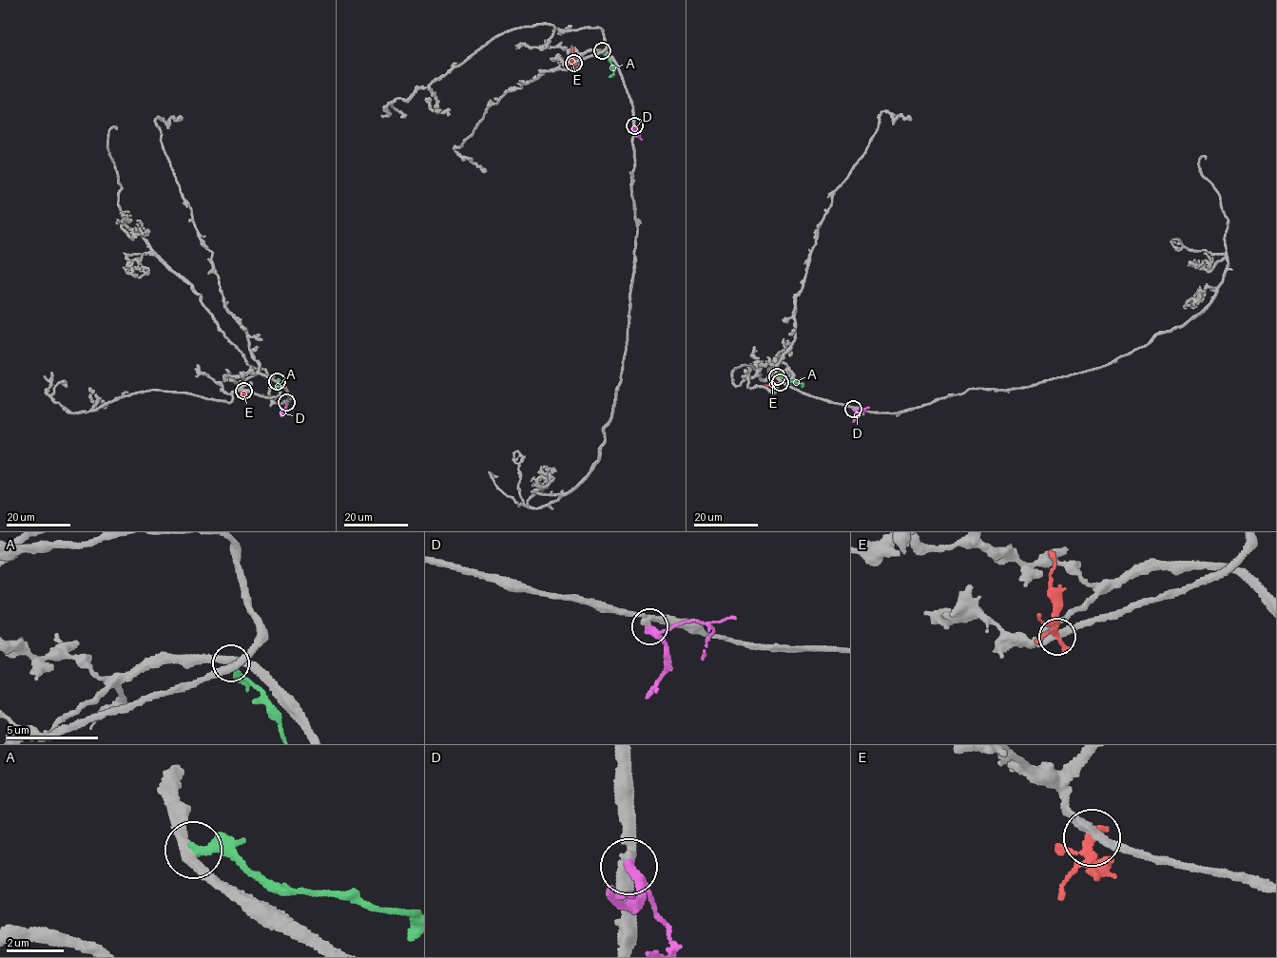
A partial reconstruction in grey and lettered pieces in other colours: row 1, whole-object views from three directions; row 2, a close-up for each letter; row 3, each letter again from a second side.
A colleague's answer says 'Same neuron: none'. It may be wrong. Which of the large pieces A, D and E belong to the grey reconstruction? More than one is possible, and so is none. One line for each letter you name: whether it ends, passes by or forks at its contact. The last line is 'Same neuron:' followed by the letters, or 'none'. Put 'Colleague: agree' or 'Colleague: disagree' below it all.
D: It passes by
Same neuron: D
Colleague: disagree

